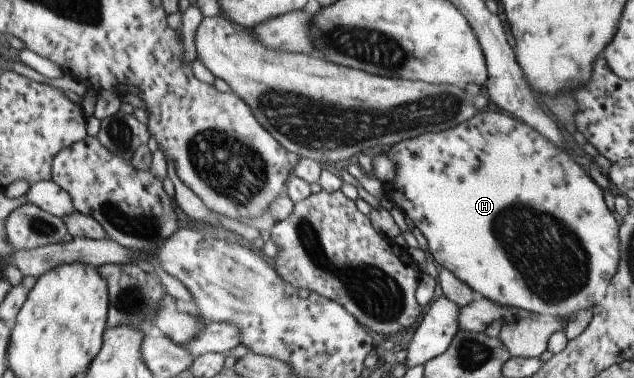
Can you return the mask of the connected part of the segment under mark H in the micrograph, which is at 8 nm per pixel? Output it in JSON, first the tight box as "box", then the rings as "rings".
{"box":[382,112,618,318],"rings":[[[500,112],[476,113],[472,118],[461,122],[454,128],[447,128],[438,132],[426,132],[414,138],[400,140],[392,144],[384,156],[396,164],[396,174],[390,182],[383,184],[382,194],[392,204],[398,208],[402,214],[408,216],[414,228],[426,240],[428,252],[432,255],[433,263],[440,269],[446,269],[452,276],[456,276],[460,282],[464,282],[475,295],[481,295],[491,302],[502,307],[511,307],[520,311],[530,312],[546,318],[562,318],[568,316],[570,312],[591,309],[594,304],[602,302],[608,282],[618,268],[618,225],[612,213],[608,210],[604,202],[604,190],[602,190],[590,177],[587,169],[574,162],[566,152],[560,148],[554,148],[550,142],[544,142],[536,132],[528,130],[528,126],[520,124],[508,114]]]}

